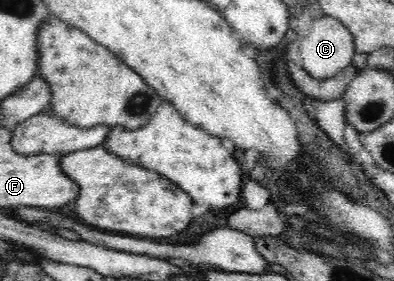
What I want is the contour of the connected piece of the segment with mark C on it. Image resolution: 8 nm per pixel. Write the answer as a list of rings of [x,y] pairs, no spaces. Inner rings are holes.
[[[323,16],[315,19],[310,27],[308,35],[300,43],[302,66],[314,79],[328,79],[344,69],[347,69],[357,53],[352,32],[336,18]]]

